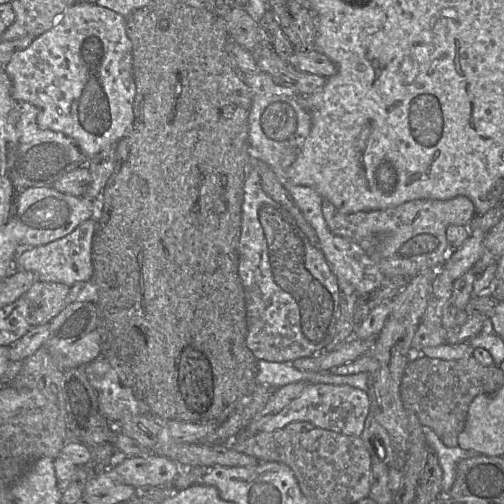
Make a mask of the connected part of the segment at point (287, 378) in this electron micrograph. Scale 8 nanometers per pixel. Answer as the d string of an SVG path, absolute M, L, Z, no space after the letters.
M258 360L258 373L256 376L257 384L267 384L275 388L295 383L329 383L346 384L368 391L367 372L360 372L351 375L335 375L328 372L315 372L296 369L292 362L270 362Z

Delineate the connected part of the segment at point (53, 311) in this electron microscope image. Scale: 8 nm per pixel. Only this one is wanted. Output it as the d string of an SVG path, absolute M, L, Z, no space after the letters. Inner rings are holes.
M36 280L22 295L29 302L31 327L49 323L69 304L70 286L63 283Z

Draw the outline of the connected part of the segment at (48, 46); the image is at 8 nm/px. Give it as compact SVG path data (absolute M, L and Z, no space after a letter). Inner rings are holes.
M89 1L74 3L64 11L51 29L33 39L31 44L25 49L16 52L3 68L11 80L11 95L13 99L15 101L26 101L36 106L39 110L37 116L38 126L41 129L63 133L73 139L87 159L92 158L110 146L116 146L117 142L132 128L134 121L134 98L136 94L132 42L126 34L126 18L113 10Z

